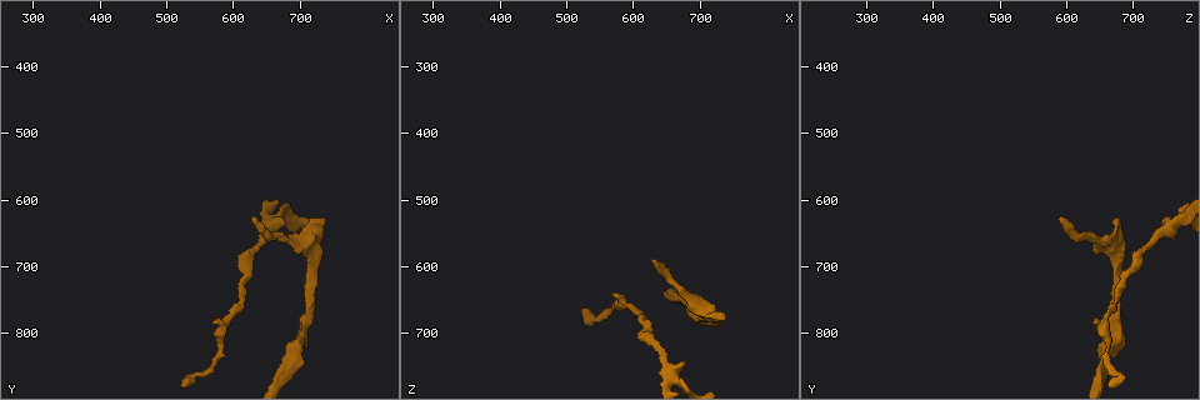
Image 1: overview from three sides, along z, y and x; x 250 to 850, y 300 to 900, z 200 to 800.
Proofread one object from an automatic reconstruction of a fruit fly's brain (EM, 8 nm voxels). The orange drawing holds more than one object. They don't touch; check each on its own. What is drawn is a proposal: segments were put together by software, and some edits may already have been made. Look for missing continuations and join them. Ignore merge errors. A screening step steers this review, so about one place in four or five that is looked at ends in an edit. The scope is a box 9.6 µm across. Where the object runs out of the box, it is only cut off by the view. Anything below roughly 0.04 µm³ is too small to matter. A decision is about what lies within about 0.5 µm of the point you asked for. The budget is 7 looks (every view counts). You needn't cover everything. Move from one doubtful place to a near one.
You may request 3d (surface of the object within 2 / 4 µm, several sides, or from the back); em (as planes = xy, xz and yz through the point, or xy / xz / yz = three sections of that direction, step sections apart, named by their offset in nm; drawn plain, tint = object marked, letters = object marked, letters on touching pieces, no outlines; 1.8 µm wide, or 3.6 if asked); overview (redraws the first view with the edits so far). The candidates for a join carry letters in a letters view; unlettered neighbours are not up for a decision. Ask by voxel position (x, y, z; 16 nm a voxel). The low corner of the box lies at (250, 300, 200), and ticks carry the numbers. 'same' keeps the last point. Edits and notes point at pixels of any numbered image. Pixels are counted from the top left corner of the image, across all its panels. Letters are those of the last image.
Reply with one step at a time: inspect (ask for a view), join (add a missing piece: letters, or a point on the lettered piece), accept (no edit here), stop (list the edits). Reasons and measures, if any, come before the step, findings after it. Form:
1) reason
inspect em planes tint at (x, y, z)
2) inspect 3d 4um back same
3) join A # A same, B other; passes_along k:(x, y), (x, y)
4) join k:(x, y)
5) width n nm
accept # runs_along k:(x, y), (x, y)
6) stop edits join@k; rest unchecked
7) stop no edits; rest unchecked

branch stops here
inspect em planes letters at (730, 630, 680)

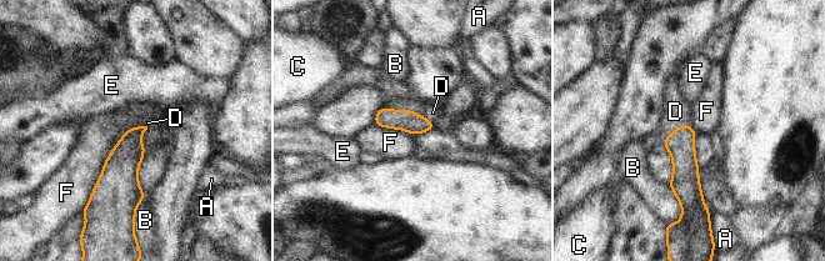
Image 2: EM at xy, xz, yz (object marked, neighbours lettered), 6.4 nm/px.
join D # A other, B other, C other, D same, E other, F other; passes_along 2:(409, 121), (410, 110), (433, 113); it goes on there

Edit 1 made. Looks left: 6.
inspect overview

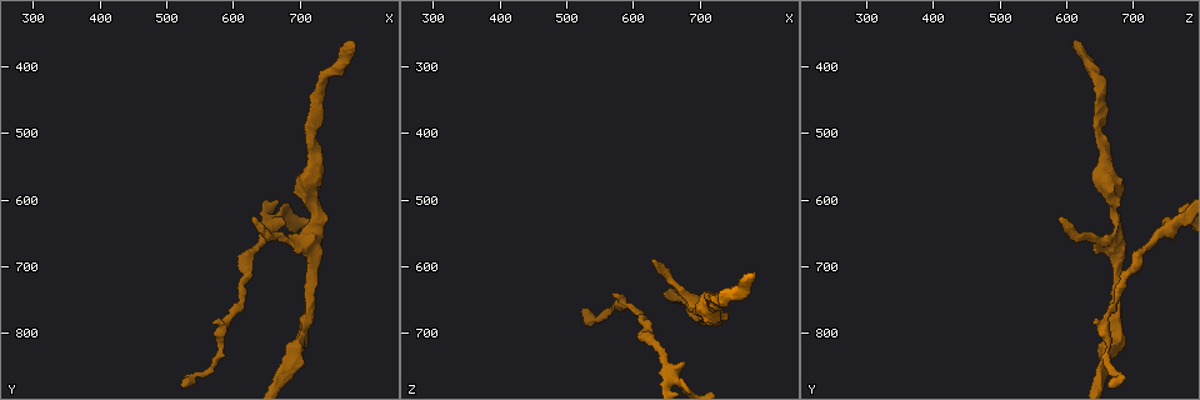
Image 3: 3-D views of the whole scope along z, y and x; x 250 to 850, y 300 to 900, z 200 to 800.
three arms meet
inspect 3d 4um at (655, 640, 755)

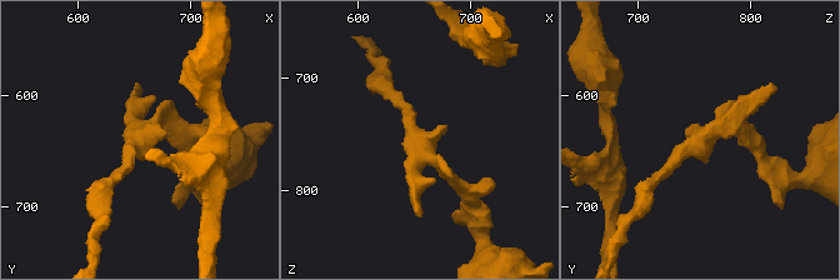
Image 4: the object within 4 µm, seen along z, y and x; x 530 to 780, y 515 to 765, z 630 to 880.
shape alone is not enough
inspect em planes letters at (654, 642, 758)

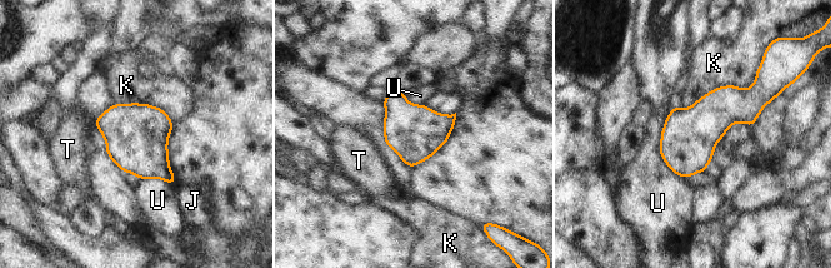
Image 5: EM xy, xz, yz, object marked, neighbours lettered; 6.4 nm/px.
accept # J other, K other, T other, U other; border 5:(756, 78), (676, 107); none of them fits

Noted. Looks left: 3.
free end
inspect em 3.6um xy step 4 tint at (630, 630, 590)

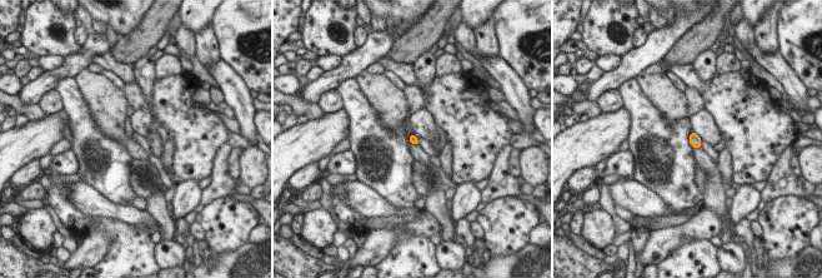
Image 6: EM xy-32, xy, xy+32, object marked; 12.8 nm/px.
cut it another way
inspect em 3.6um planes letters same

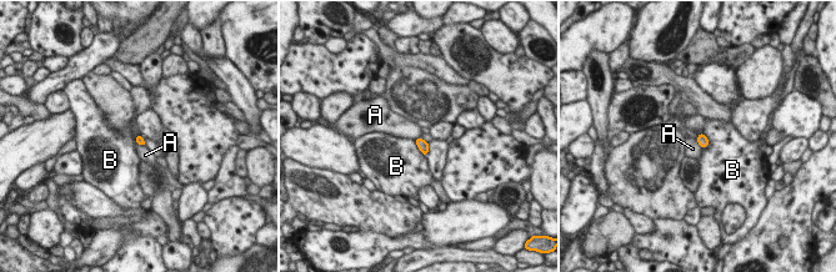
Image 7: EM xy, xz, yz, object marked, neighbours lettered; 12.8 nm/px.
width 100 nm
accept # A other, B other; border 7:(135, 140), (145, 146); none of them fits

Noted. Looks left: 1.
stop edits join@2; rest unchecked

